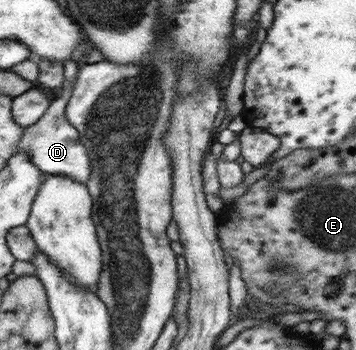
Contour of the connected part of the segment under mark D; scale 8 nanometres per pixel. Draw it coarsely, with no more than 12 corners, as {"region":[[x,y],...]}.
{"region":[[63,64],[59,94],[17,151],[48,175],[87,184],[91,167],[67,120],[78,64]]}

